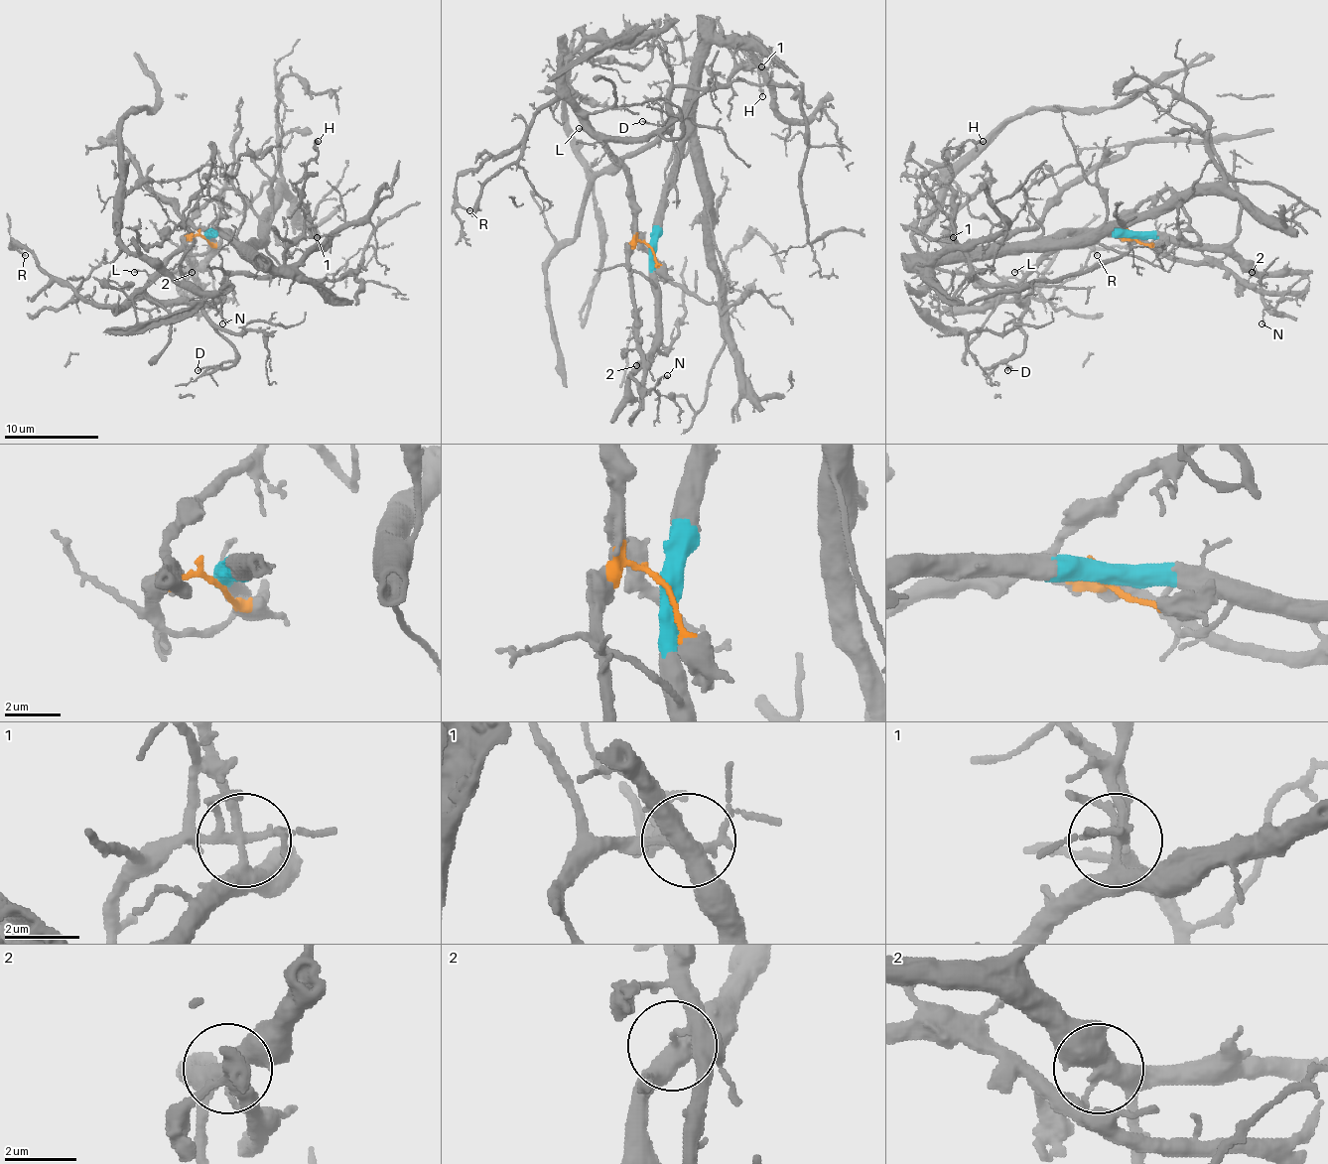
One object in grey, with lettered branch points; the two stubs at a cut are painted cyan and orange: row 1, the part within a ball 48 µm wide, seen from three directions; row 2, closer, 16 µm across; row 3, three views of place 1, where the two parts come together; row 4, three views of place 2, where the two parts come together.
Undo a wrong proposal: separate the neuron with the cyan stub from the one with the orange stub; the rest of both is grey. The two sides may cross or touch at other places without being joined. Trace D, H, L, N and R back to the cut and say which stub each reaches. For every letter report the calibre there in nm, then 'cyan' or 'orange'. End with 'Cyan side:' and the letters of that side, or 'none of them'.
D: calibre 120 nm; orange
H: calibre 140 nm; cyan
L: calibre 140 nm; orange
N: calibre 120 nm; cyan
R: calibre 160 nm; orange
Cyan side: H, N

